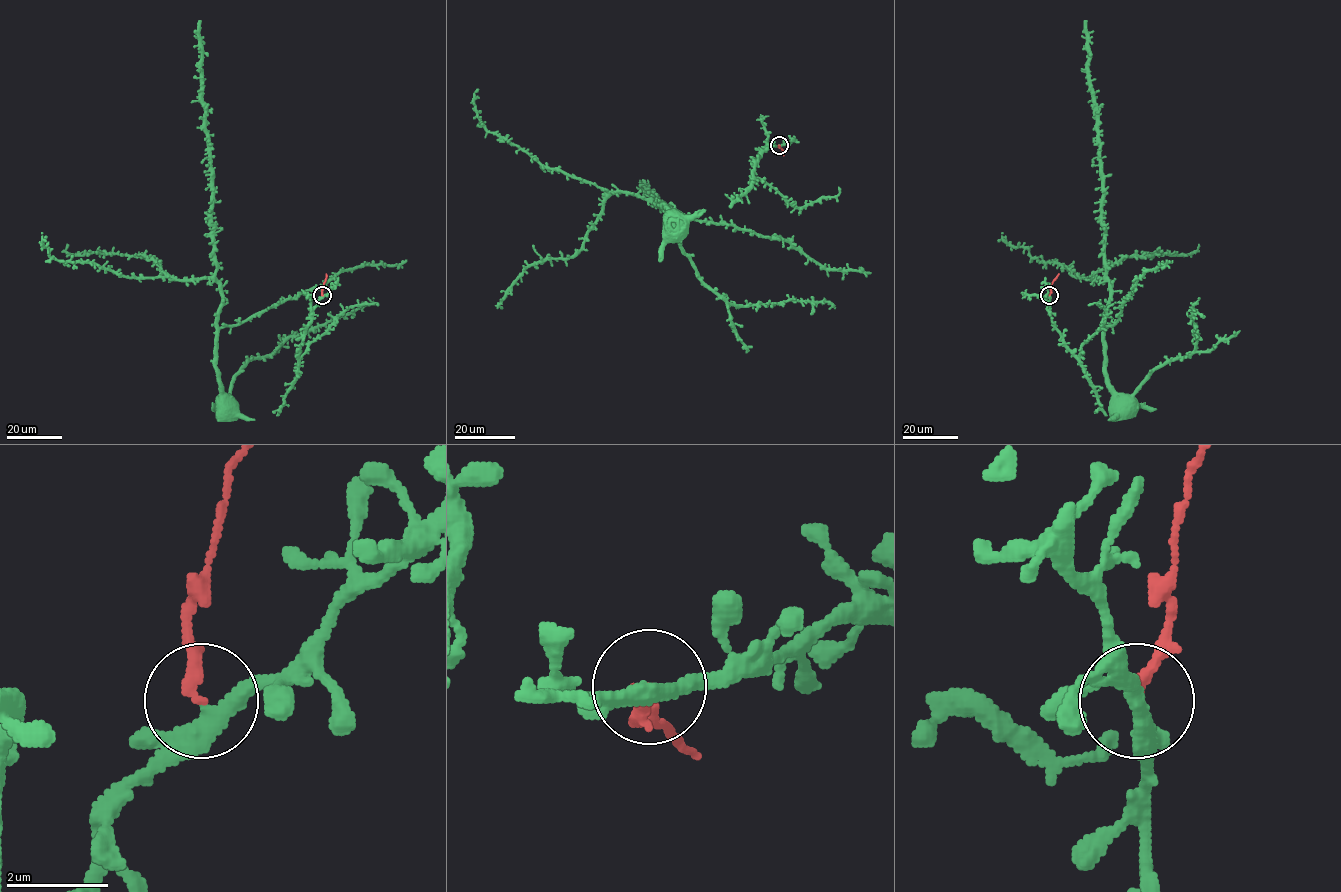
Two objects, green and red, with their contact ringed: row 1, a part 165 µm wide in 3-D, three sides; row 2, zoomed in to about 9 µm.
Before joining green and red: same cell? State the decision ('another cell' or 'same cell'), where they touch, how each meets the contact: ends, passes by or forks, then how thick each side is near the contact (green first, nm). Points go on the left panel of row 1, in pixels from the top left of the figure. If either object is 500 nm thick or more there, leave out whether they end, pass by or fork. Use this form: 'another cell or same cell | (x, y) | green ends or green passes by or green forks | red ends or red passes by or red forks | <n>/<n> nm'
another cell | (322, 295) | green passes by | red ends | 340/220 nm

